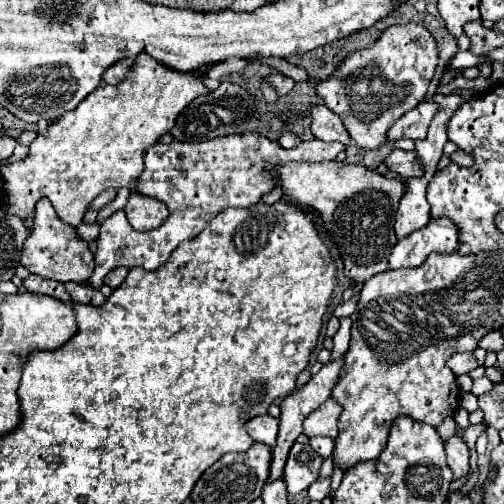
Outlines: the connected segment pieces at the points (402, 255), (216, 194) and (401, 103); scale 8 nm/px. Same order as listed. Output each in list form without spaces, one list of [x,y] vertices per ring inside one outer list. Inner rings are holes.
[[[432,219],[426,227],[410,233],[394,245],[390,253],[390,269],[420,267],[432,251],[450,255],[456,249],[458,231],[454,231],[454,223],[450,223],[450,219]]]
[[[258,133],[226,135],[222,139],[210,139],[202,143],[156,143],[144,153],[144,171],[138,177],[136,187],[142,195],[166,203],[170,209],[170,217],[158,229],[140,233],[128,223],[126,213],[122,209],[112,213],[100,225],[96,267],[88,285],[94,285],[94,289],[98,289],[102,285],[104,275],[120,265],[144,267],[148,271],[154,271],[170,259],[172,251],[182,241],[194,239],[224,209],[256,205],[262,199],[262,195],[274,189],[274,181],[262,175],[264,163],[330,161],[336,159],[336,155],[344,149],[346,147],[338,141],[326,143],[320,139],[300,143],[294,149],[284,149],[278,145],[278,141],[266,139]]]
[[[392,25],[374,47],[350,53],[340,63],[338,71],[334,71],[328,81],[320,83],[316,91],[332,111],[372,111],[372,117],[360,117],[358,113],[342,115],[342,123],[362,151],[374,151],[386,143],[386,131],[424,99],[436,63],[436,41],[424,25]]]

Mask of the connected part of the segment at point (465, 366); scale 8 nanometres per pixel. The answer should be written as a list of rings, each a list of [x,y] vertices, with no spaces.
[[[466,351],[466,353],[454,353],[450,355],[448,359],[448,367],[456,373],[456,375],[462,375],[462,373],[470,373],[472,369],[476,369],[476,357],[472,351]]]

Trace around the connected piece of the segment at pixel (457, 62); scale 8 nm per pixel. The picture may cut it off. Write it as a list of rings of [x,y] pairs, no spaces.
[[[458,51],[458,53],[456,53],[452,59],[450,59],[450,65],[448,65],[448,69],[476,67],[480,61],[482,61],[482,57],[476,57],[476,55],[472,55],[470,51]]]

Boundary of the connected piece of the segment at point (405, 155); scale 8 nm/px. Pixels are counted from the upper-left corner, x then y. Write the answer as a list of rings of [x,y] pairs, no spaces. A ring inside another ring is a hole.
[[[394,149],[386,159],[384,159],[386,167],[394,173],[398,173],[402,179],[410,179],[410,177],[418,177],[422,171],[422,167],[418,167],[418,159],[416,159],[416,151],[402,151],[402,149]]]

